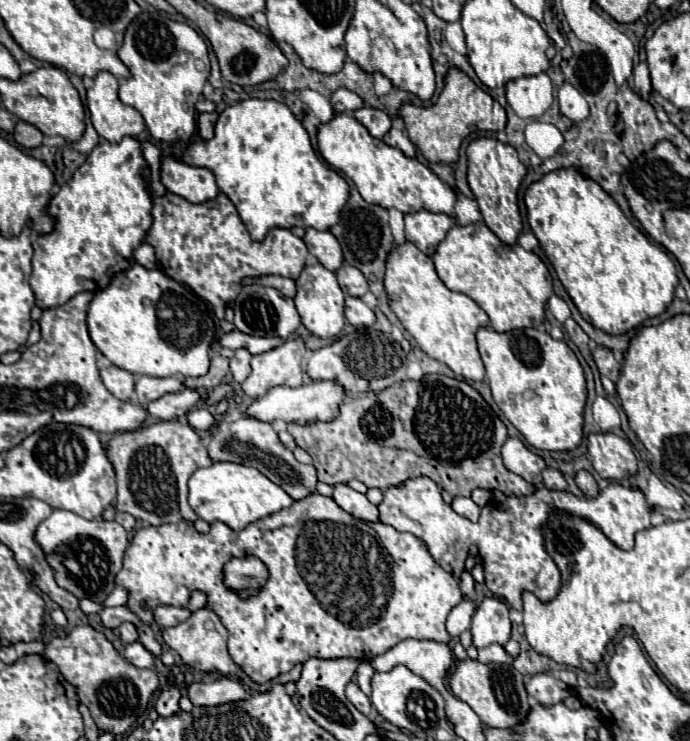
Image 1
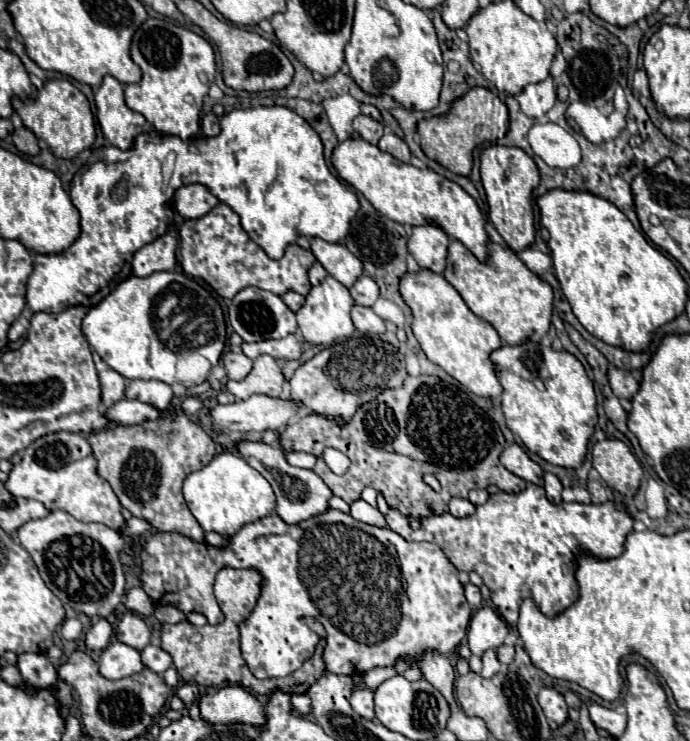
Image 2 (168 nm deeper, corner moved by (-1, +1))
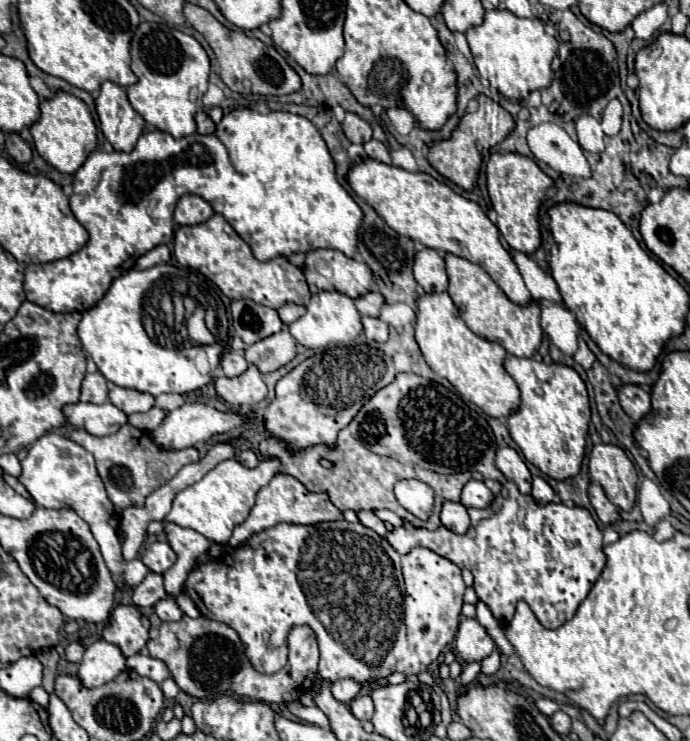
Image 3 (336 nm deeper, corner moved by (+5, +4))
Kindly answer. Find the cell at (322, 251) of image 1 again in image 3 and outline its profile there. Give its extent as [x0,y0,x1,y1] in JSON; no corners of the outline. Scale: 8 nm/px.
[302,249,374,299]

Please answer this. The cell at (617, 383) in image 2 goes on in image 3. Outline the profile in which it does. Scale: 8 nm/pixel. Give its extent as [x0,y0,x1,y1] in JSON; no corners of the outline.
[618,385,652,423]

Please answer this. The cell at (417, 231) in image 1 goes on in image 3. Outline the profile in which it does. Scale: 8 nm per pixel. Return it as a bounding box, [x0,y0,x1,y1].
[414,249,448,293]

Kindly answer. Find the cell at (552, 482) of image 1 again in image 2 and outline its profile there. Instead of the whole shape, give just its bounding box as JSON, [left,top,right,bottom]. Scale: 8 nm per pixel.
[544,472,562,504]

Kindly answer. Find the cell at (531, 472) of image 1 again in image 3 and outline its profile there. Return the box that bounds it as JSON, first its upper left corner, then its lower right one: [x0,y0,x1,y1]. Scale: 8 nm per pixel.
[386,447,604,629]

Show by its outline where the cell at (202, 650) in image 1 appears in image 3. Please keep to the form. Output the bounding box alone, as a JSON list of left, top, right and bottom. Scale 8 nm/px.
[148,615,318,703]

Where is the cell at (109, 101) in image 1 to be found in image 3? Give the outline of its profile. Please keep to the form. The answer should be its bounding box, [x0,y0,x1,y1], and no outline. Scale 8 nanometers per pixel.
[96,83,144,151]

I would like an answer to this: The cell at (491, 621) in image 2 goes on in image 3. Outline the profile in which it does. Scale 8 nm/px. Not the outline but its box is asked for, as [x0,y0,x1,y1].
[456,619,494,663]

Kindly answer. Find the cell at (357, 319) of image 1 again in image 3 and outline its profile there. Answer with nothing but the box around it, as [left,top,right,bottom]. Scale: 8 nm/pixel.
[362,317,388,343]

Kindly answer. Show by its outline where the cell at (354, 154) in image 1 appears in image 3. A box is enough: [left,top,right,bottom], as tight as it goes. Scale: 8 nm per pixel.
[348,159,530,307]

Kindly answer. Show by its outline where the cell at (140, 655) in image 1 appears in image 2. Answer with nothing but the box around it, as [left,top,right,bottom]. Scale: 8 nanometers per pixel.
[98,642,144,680]

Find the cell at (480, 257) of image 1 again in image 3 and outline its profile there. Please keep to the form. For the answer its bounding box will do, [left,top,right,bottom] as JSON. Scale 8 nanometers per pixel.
[444,253,542,357]

